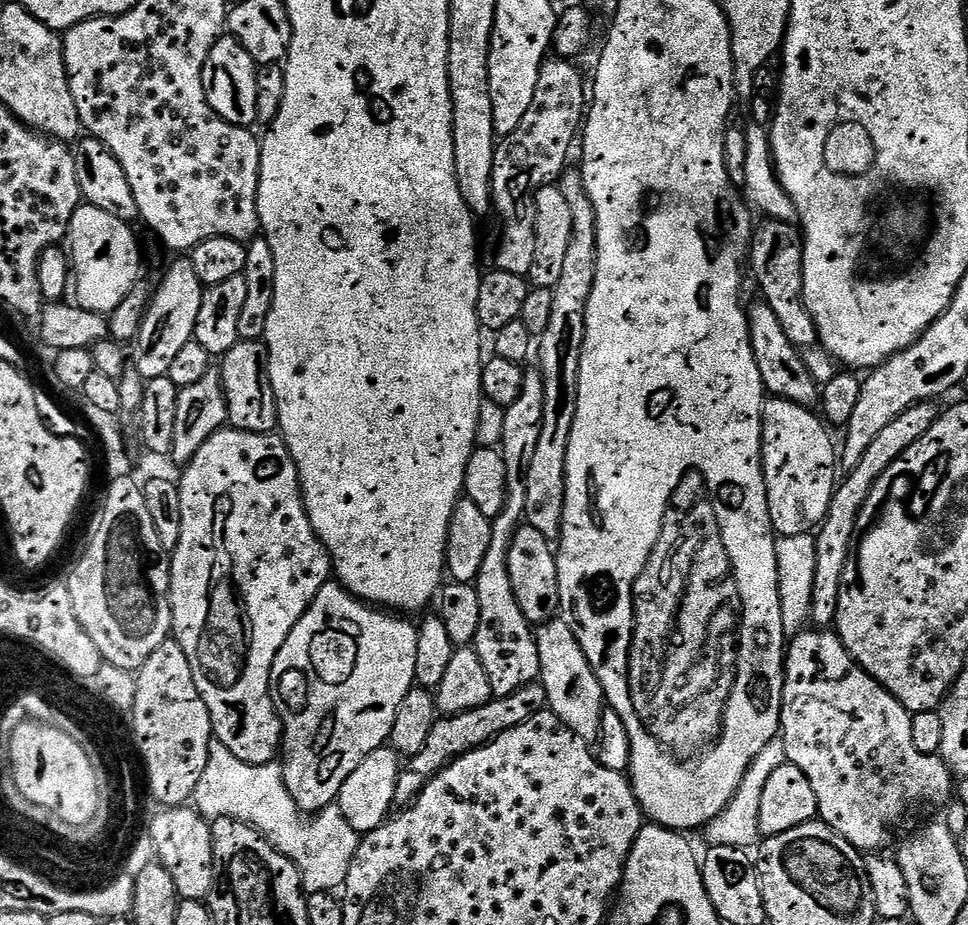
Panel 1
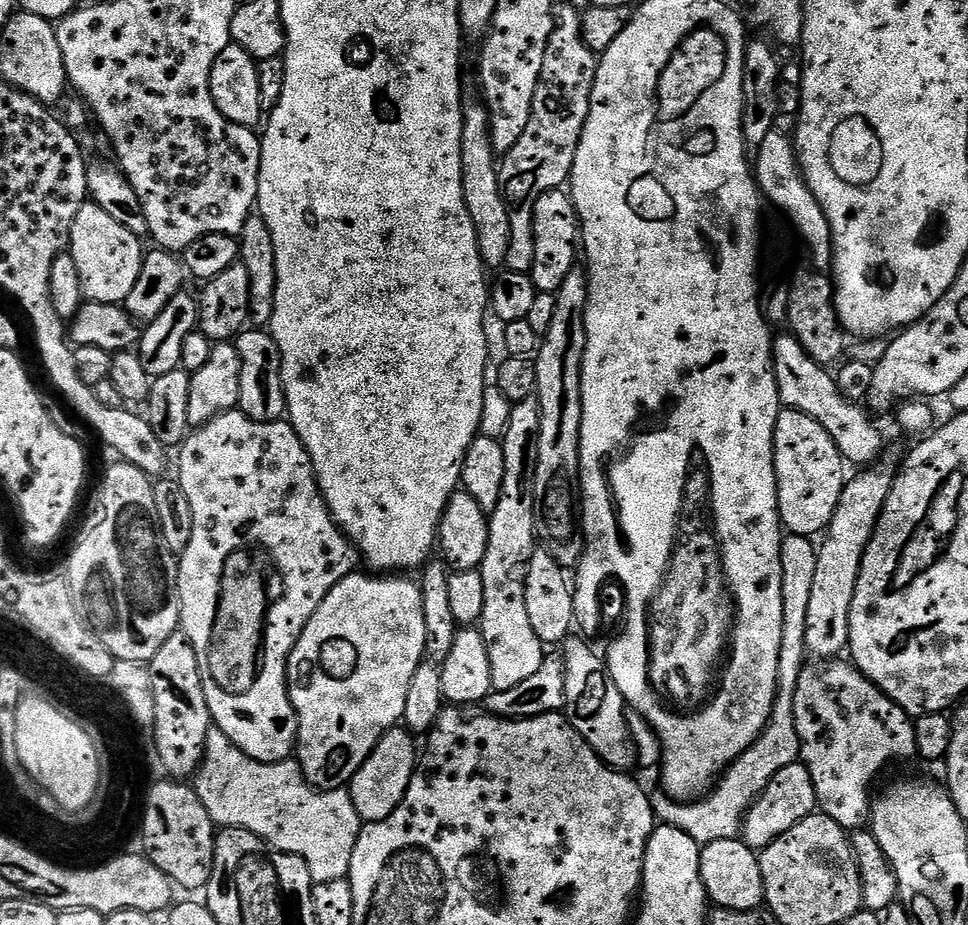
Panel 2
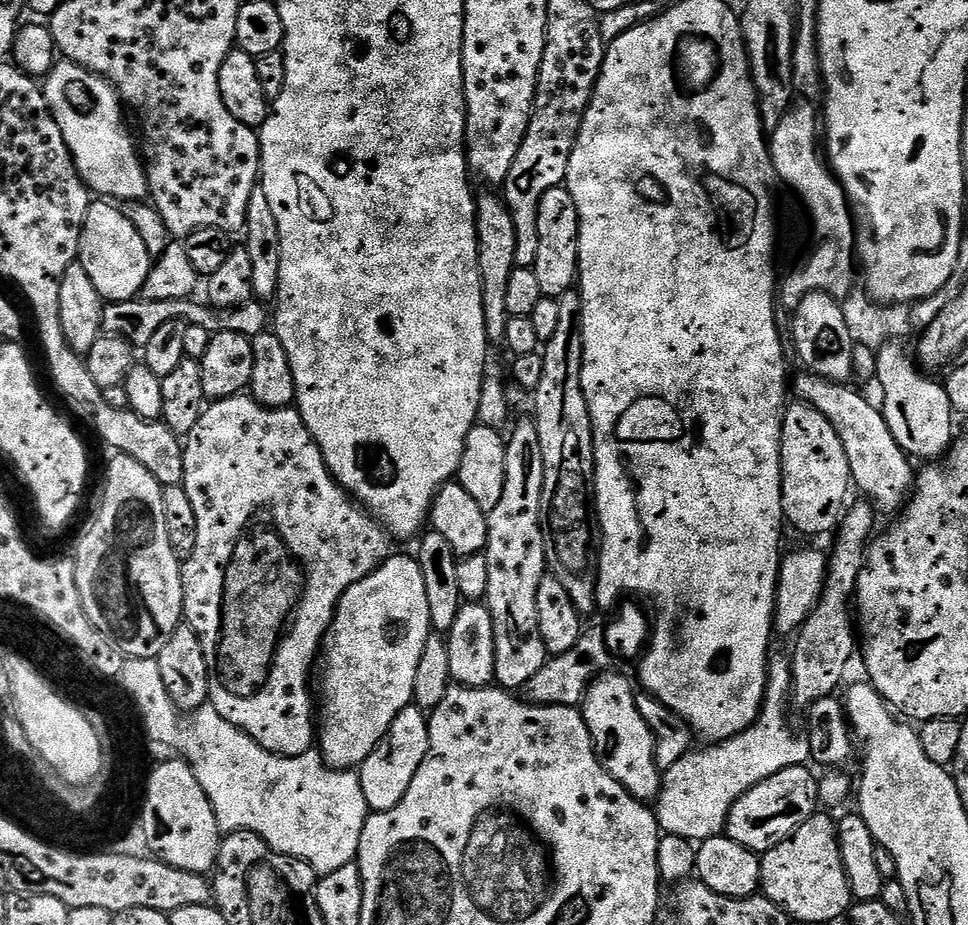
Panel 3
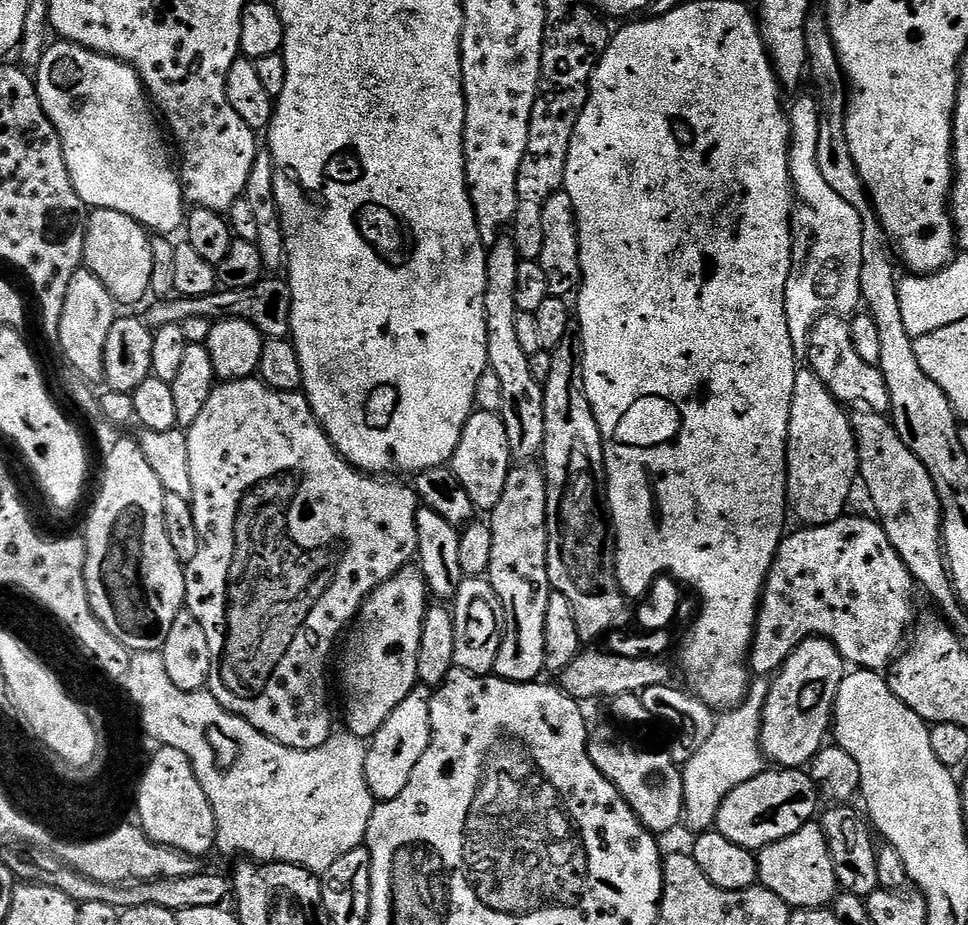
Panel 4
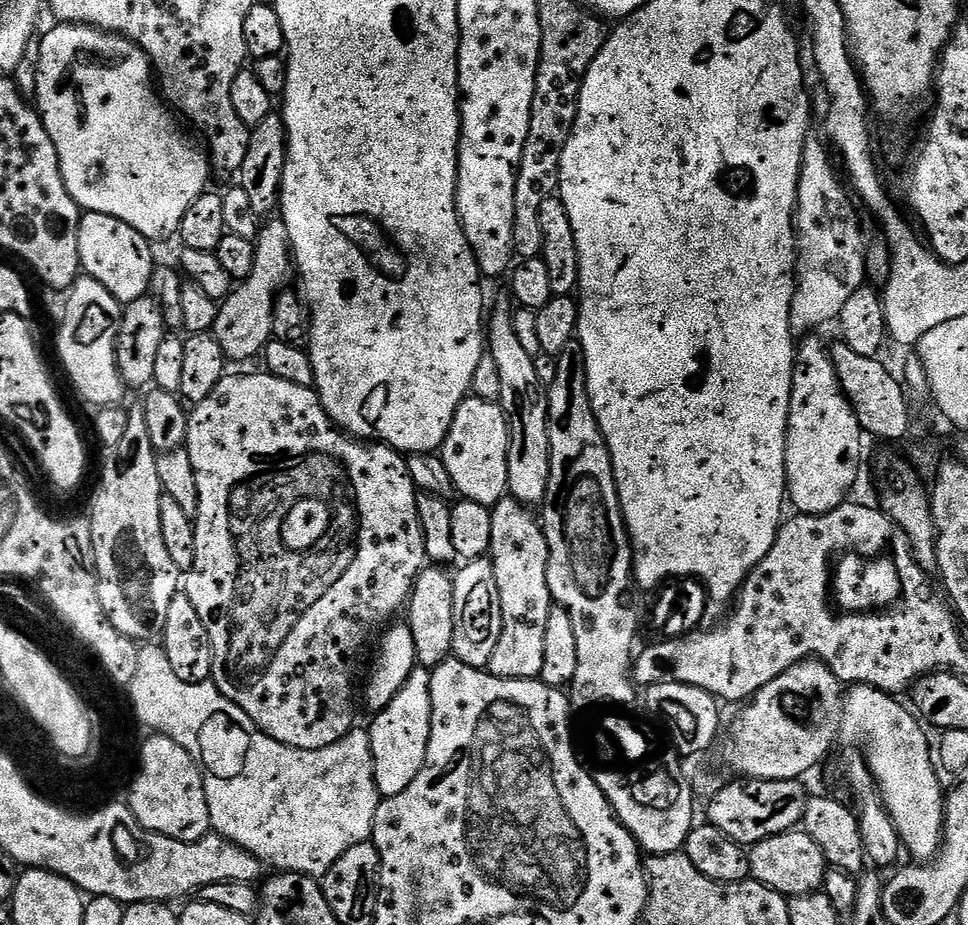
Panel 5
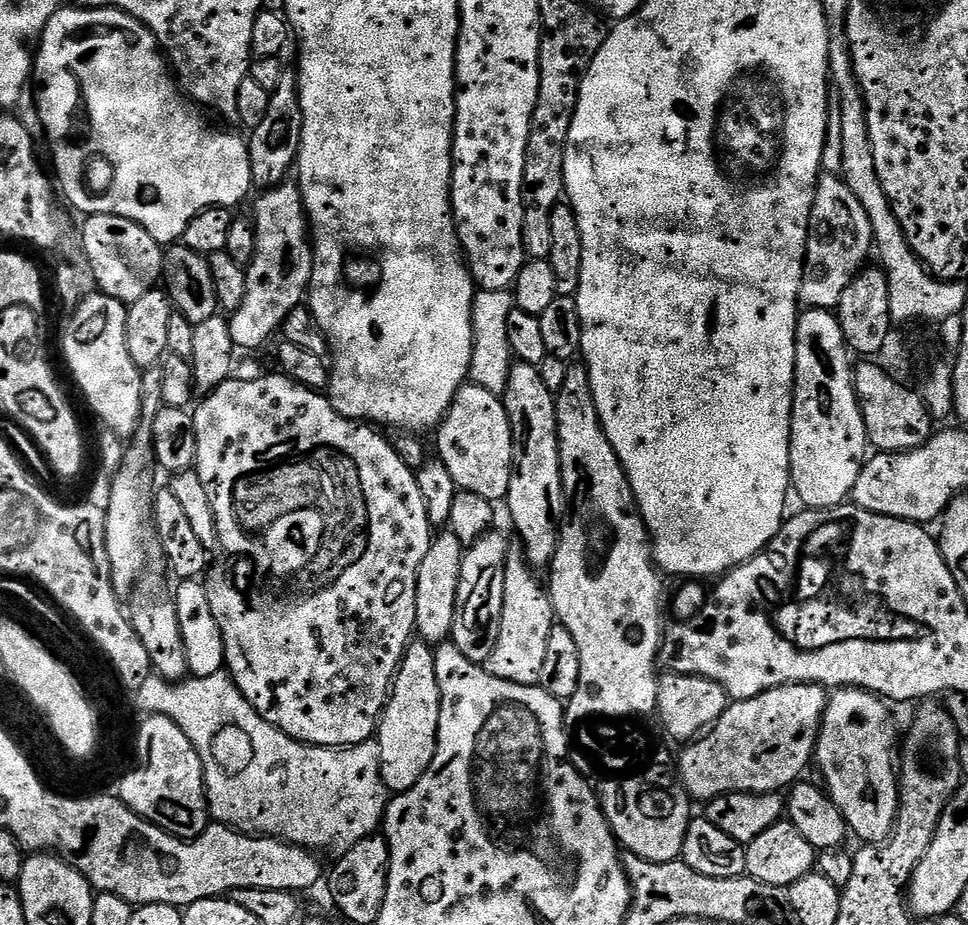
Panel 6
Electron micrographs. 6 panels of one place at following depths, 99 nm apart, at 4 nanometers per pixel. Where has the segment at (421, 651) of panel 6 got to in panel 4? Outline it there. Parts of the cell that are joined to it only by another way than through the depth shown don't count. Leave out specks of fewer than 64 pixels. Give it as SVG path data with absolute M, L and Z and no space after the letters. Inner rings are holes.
M423 686L412 689L412 693L386 718L386 722L371 737L364 754L366 782L370 786L373 797L377 801L393 800L406 790L406 782L410 782L410 774L414 774L414 766L418 766L422 754L430 746L432 723L430 722L430 692Z

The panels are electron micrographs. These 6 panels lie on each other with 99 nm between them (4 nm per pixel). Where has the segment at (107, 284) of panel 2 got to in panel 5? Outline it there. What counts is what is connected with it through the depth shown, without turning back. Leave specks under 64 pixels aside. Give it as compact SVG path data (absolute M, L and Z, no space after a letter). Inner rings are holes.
M84 212L78 226L78 254L80 267L89 276L93 276L121 305L126 306L138 298L149 295L151 286L153 245L134 226L114 218L110 214Z

